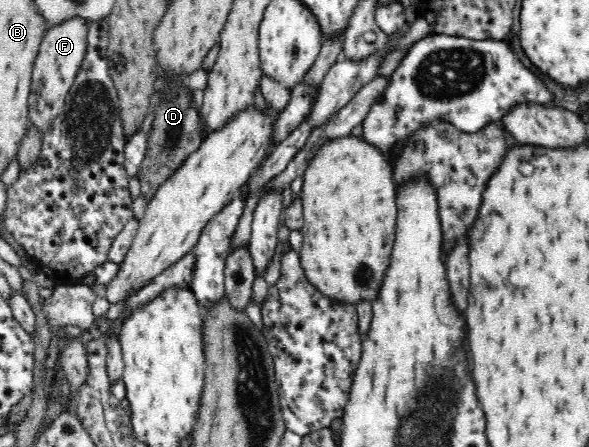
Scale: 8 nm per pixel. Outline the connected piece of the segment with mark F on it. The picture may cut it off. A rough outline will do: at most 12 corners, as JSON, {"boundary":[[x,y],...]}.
{"boundary":[[88,20],[49,26],[32,70],[29,120],[43,133],[88,50]]}

